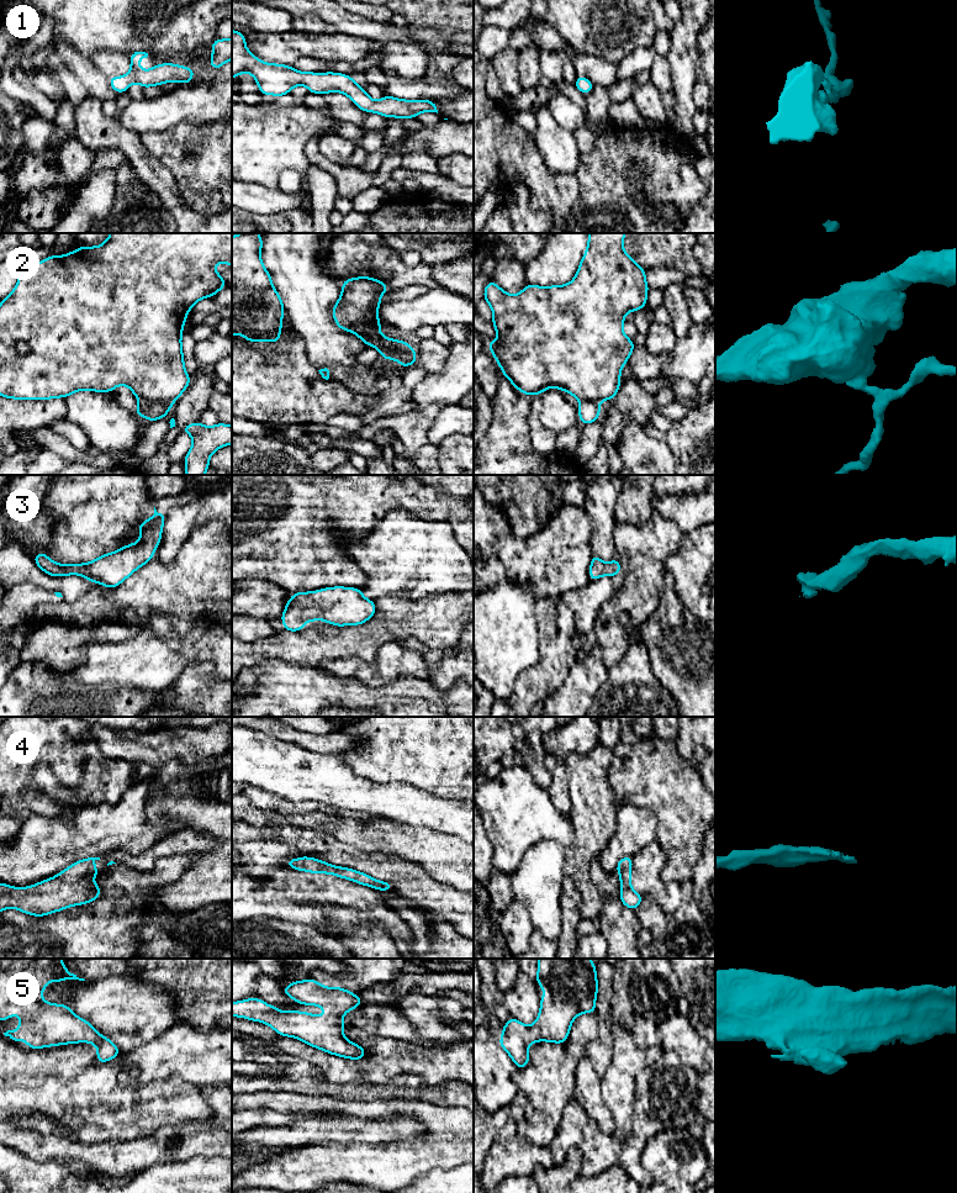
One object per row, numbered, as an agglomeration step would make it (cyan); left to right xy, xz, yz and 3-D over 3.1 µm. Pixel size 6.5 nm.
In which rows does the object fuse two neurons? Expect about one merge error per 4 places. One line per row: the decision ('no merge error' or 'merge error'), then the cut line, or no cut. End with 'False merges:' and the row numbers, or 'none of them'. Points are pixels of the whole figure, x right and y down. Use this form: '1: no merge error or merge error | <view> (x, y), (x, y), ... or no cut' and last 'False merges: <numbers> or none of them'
1: no merge error | no cut
2: merge error | xy (139, 401), (168, 402), (170, 405)
3: no merge error | no cut
4: no merge error | no cut
5: no merge error | no cut
False merges: 2

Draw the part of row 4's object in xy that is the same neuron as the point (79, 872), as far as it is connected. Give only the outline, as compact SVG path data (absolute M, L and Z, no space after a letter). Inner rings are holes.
M100 857L79 860L52 878L23 890L0 883L0 912L15 908L26 914L43 917L68 907L94 902L101 888L91 880L100 873L94 862Z

